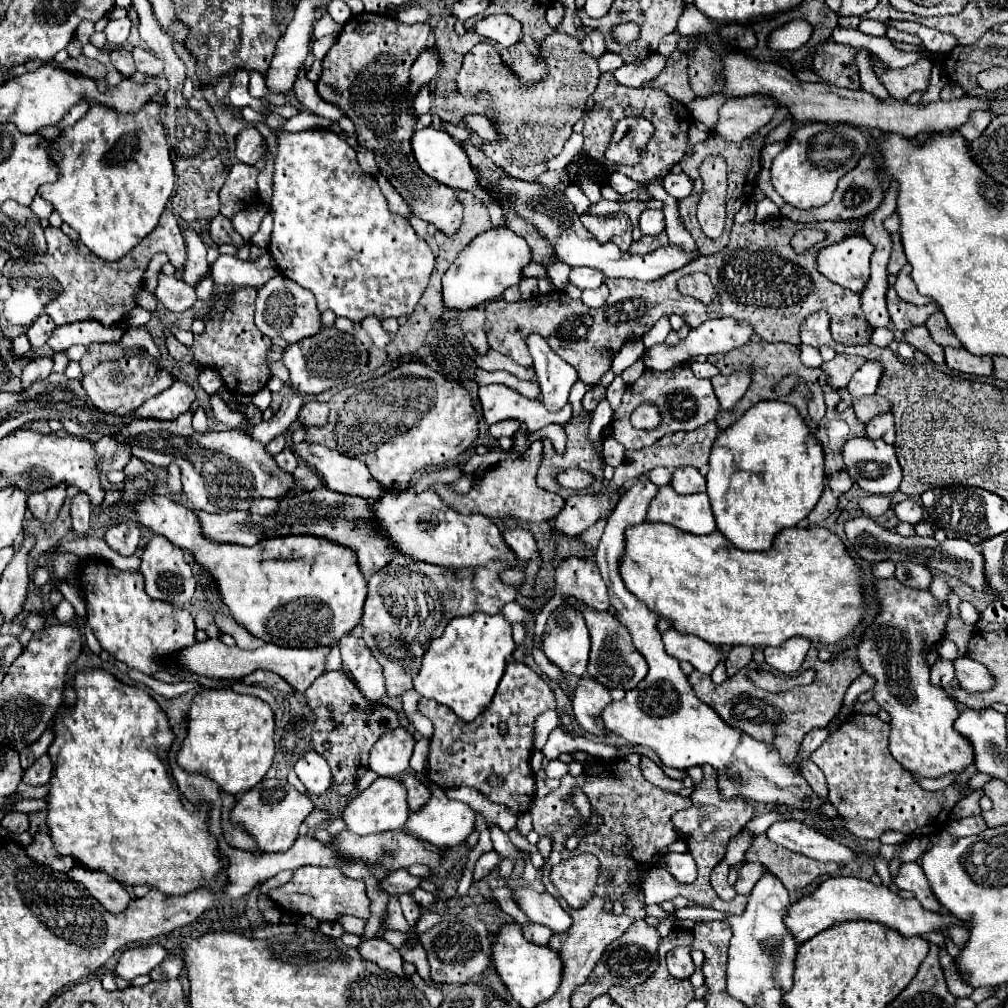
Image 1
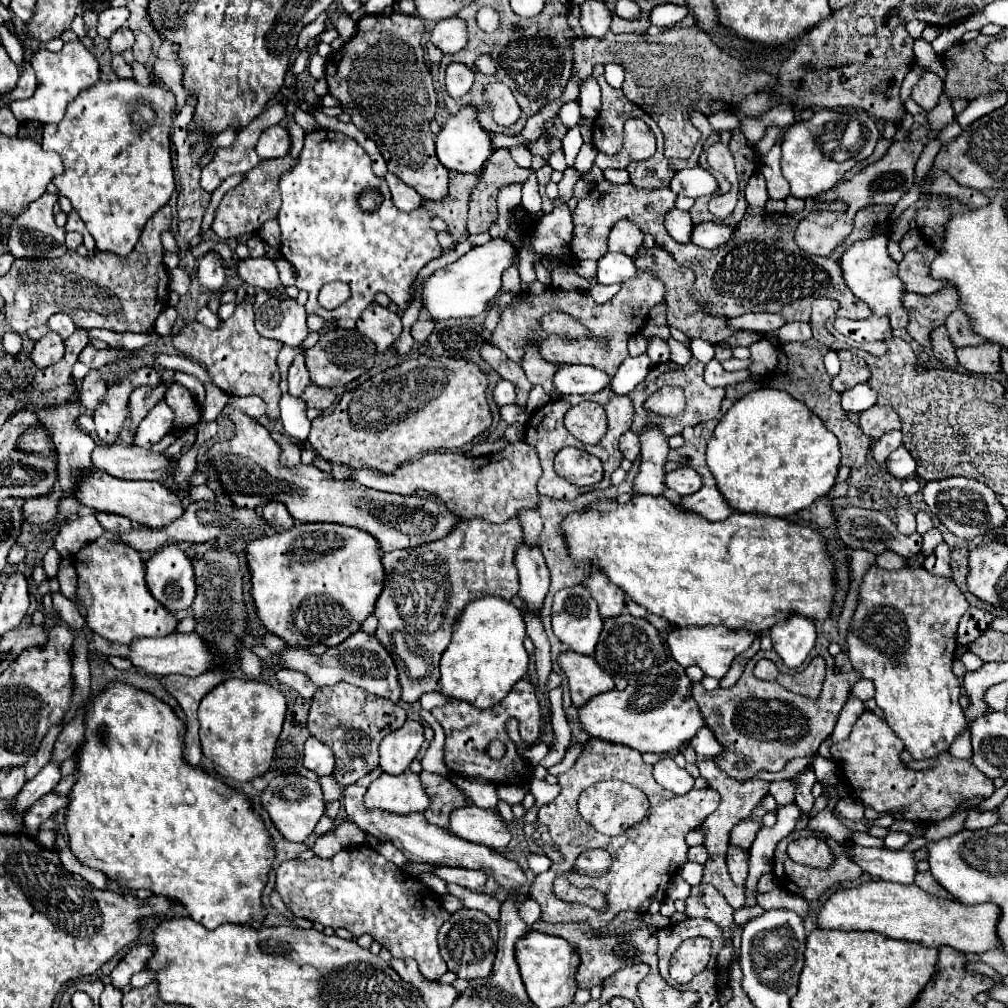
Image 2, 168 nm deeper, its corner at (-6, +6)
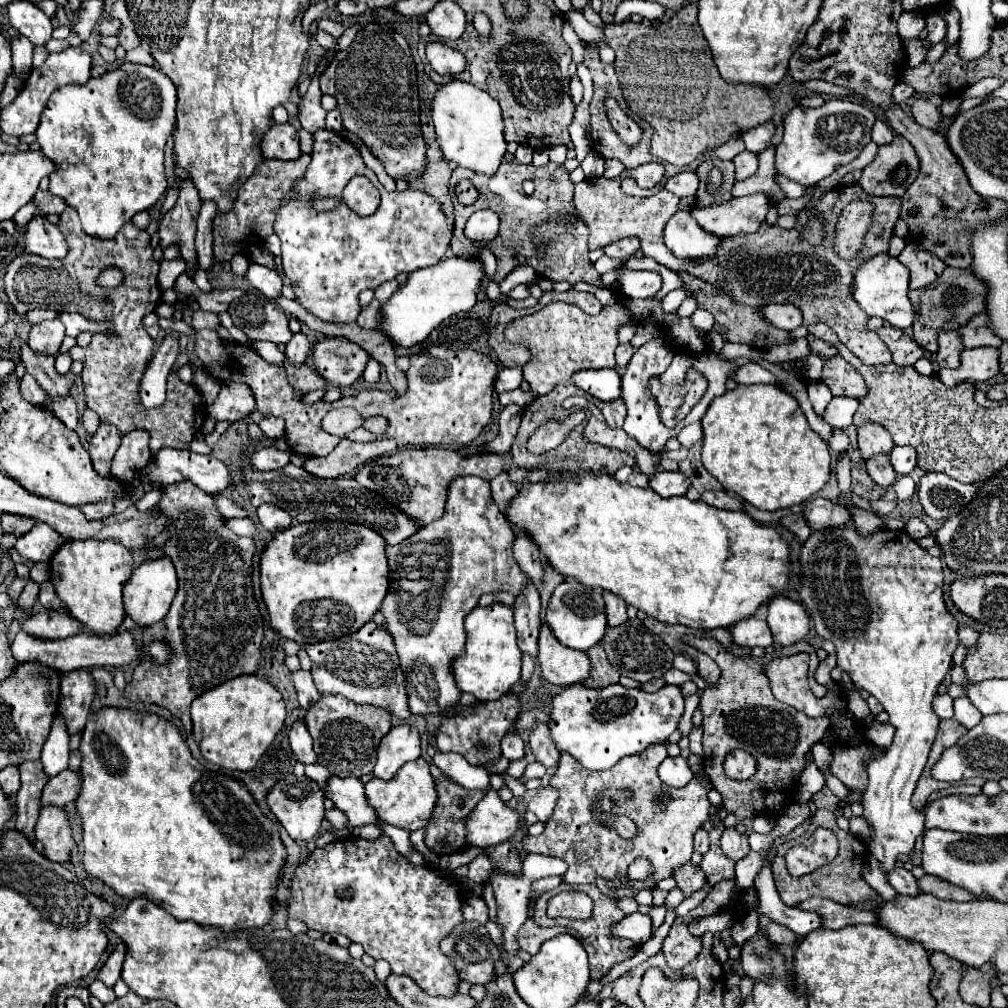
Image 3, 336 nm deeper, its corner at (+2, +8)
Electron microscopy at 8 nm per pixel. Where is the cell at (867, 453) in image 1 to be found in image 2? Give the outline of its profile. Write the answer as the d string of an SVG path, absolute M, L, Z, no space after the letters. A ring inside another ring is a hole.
M903 445L897 447L897 449L889 455L889 459L887 459L887 463L885 463L885 471L887 471L891 477L899 479L899 481L913 477L913 475L915 475L915 467L917 467L917 463L913 461L911 453L909 453Z

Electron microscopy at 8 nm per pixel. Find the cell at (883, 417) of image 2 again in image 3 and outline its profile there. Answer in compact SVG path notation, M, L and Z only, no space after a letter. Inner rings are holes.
M863 425L859 427L859 453L867 461L879 453L891 453L895 447L891 435L881 425Z

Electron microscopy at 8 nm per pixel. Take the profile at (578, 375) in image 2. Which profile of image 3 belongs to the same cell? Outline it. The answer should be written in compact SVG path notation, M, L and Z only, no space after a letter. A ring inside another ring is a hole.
M595 369L595 371L577 371L573 381L579 389L587 391L591 397L601 401L613 401L621 397L621 377L615 369Z

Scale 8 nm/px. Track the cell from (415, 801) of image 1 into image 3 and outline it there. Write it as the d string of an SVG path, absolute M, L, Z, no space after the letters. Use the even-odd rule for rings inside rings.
M439 779L437 781L437 793L439 793L439 801L437 807L431 815L431 821L427 823L427 835L425 835L425 845L427 849L431 849L435 855L449 855L449 853L457 853L461 849L467 849L467 833L465 833L465 817L469 817L469 813L477 807L477 801L481 801L481 797L485 797L487 791L479 791L479 789L463 789L457 783L449 781L449 779Z

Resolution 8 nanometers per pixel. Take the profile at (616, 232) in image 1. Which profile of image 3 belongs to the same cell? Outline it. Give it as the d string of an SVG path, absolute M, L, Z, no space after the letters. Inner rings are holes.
M625 237L625 239L621 239L621 241L615 241L615 243L607 245L607 247L605 247L605 255L607 255L607 257L619 257L619 259L623 259L623 257L633 255L637 249L639 249L637 237Z

